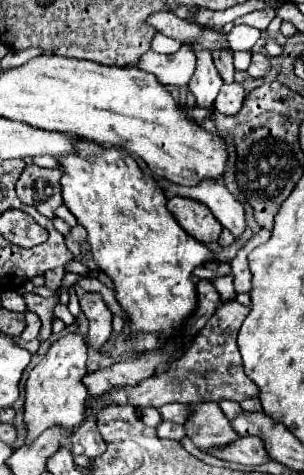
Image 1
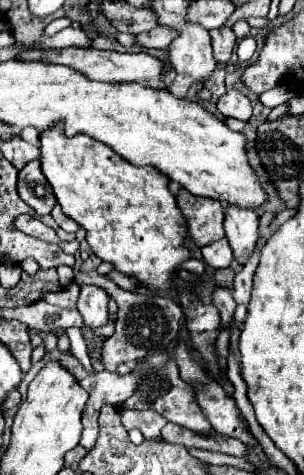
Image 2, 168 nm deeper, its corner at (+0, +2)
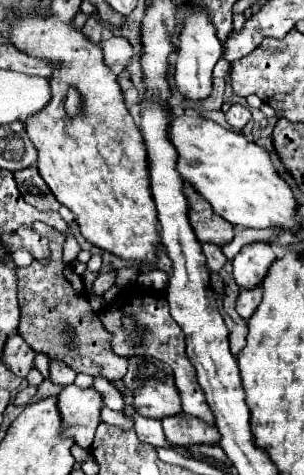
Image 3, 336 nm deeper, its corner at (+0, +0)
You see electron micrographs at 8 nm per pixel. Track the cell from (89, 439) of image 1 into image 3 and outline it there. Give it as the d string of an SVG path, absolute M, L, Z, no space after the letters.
M69 385L57 395L57 407L61 415L61 435L75 439L79 447L87 449L99 425L99 411L103 407L101 395L95 389Z

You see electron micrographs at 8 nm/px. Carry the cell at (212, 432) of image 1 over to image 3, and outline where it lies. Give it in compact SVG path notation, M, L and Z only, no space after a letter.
M129 357L129 373L123 381L135 395L135 411L143 417L163 419L181 413L173 373L163 361L153 357Z

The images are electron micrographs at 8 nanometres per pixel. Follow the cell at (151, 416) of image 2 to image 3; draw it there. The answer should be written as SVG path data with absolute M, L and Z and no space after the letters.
M107 407L101 409L101 417L99 417L99 421L109 423L109 425L117 425L117 427L123 427L123 429L133 427L133 421L131 421L129 415L119 413L119 411L111 411L111 409L107 409Z

